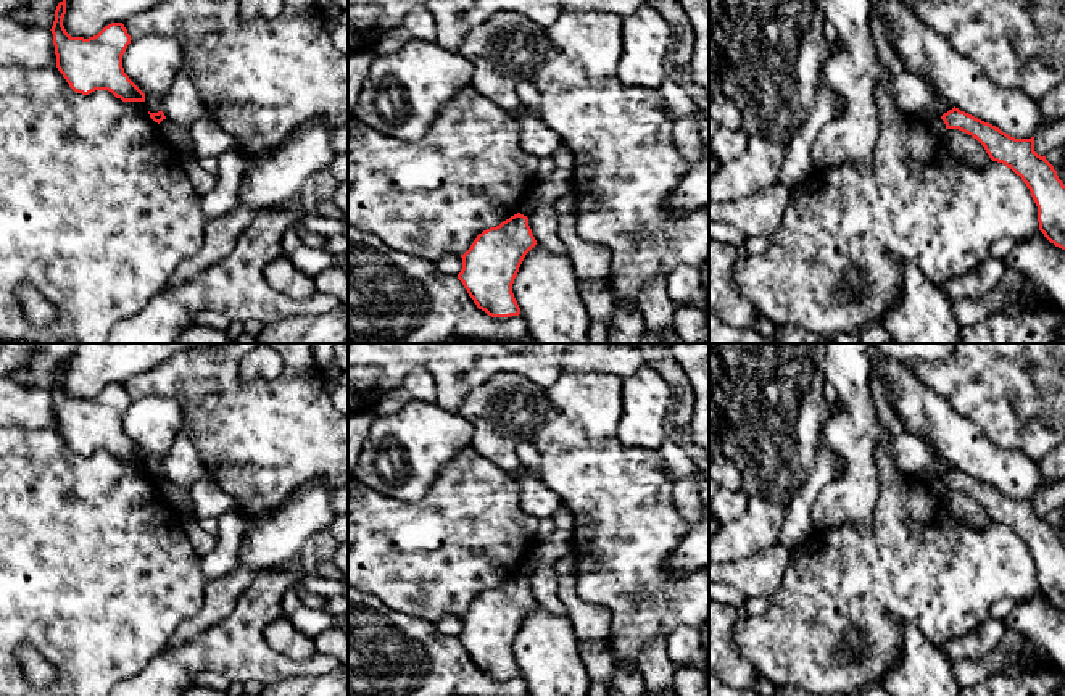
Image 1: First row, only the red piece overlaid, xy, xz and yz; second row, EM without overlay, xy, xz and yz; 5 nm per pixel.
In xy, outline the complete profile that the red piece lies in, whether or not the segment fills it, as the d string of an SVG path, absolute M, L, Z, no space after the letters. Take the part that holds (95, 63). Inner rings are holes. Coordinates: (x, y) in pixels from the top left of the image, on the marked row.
M66 0L58 3L50 31L56 68L69 87L82 95L108 90L122 102L145 102L145 93L122 68L122 55L132 40L124 24L111 23L89 39L71 37L63 26L64 14Z

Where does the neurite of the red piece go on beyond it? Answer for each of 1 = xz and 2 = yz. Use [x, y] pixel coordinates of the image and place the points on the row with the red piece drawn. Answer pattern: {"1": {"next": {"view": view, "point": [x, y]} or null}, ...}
{"1": {"next": null}, "2": {"next": null}}

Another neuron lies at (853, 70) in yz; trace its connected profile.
M825 0L825 16L835 26L841 47L830 52L822 81L844 98L844 113L817 134L810 158L815 169L844 163L872 168L878 139L875 89L880 55L868 21L872 0Z

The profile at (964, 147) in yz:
M946 129L944 140L949 151L970 168L986 168L992 161L976 139L959 129Z

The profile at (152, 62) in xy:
M140 35L122 55L129 79L145 93L164 98L184 66L184 47L171 37Z

